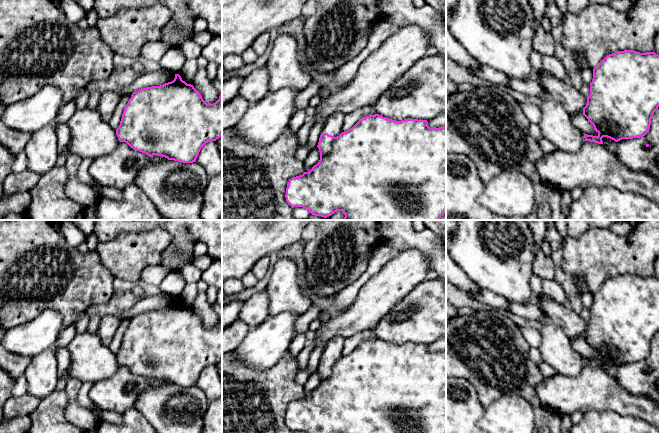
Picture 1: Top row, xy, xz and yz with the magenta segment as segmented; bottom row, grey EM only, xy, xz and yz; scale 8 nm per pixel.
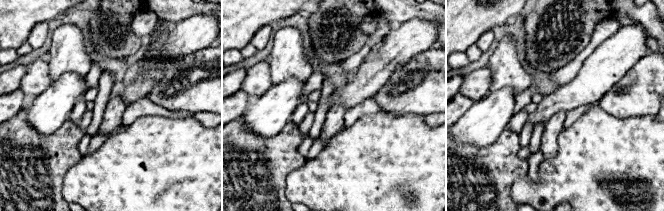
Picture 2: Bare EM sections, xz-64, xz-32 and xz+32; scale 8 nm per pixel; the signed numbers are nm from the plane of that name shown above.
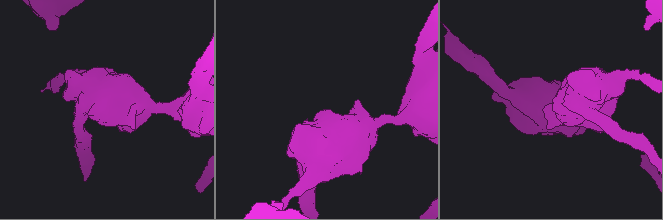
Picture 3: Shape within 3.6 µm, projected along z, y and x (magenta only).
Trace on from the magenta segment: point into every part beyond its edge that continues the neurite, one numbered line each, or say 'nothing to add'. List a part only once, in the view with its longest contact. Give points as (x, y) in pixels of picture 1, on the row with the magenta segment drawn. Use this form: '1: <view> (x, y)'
1: xz (333, 125)

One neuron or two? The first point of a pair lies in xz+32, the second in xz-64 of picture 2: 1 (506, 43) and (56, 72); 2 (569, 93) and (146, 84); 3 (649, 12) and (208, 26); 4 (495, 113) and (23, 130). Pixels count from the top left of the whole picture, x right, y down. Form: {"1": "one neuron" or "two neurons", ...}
{"1": "one neuron", "2": "one neuron", "3": "two neurons", "4": "two neurons"}

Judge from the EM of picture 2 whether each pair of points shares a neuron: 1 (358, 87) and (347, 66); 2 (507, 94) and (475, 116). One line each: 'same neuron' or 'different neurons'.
1: different neurons
2: same neuron

